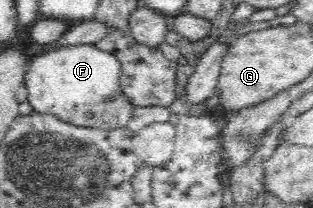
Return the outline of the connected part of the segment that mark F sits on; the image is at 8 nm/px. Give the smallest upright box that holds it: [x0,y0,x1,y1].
[24,44,135,128]

